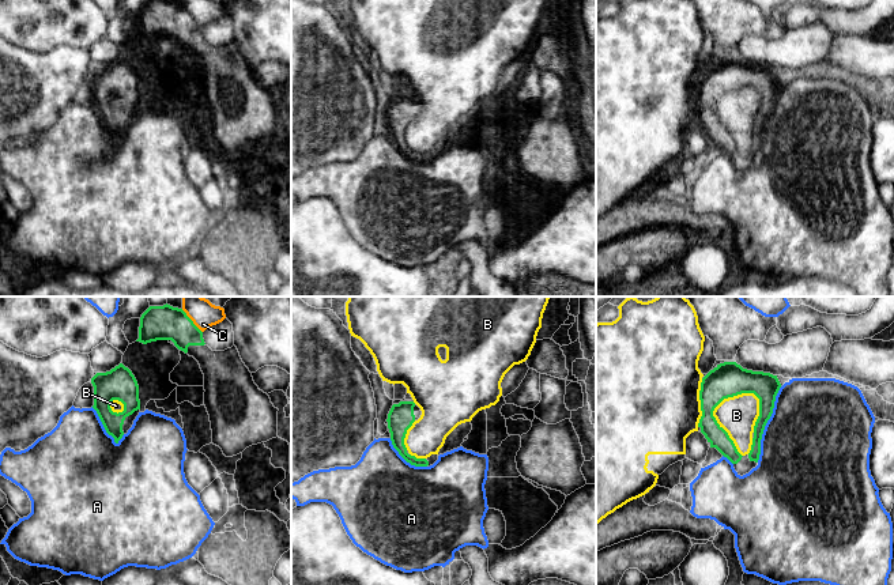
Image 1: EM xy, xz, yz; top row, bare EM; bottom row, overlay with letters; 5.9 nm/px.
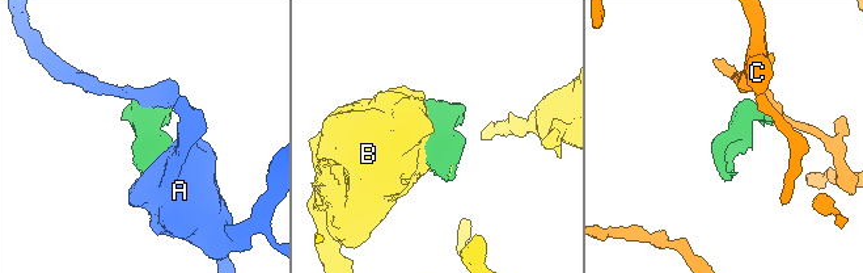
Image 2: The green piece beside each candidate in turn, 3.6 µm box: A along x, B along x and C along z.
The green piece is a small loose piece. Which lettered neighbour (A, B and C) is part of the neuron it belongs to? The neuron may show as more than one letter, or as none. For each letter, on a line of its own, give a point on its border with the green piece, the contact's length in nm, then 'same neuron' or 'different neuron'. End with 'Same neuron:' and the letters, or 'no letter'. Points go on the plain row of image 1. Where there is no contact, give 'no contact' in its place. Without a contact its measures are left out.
A: contact yz (765, 120); length 480 nm; different neuron
B: contact yz (712, 109); length 380 nm; different neuron
C: contact xy (192, 17); length 190 nm; different neuron
Same neuron: no letter

